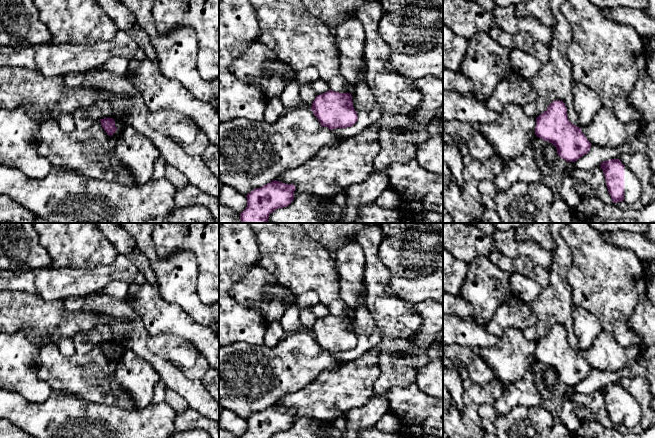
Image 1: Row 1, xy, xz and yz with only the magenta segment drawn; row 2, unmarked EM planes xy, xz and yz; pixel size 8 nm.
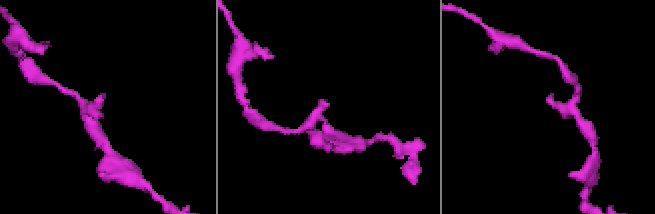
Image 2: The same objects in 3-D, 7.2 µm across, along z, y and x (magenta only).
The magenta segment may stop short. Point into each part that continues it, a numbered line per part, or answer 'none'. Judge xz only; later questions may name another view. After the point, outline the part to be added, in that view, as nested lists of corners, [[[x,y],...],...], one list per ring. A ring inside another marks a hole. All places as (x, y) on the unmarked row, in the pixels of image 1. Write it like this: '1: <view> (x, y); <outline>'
none

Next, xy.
none

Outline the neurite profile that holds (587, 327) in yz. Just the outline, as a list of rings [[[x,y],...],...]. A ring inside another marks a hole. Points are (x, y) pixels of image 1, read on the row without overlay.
[[[573,307],[572,318],[575,324],[575,334],[579,340],[578,350],[582,352],[592,346],[602,331],[602,327],[594,315],[581,307]]]

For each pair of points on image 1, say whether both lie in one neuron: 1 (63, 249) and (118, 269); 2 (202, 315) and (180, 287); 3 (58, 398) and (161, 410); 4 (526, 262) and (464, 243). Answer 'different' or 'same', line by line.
1: different
2: same
3: same
4: same

